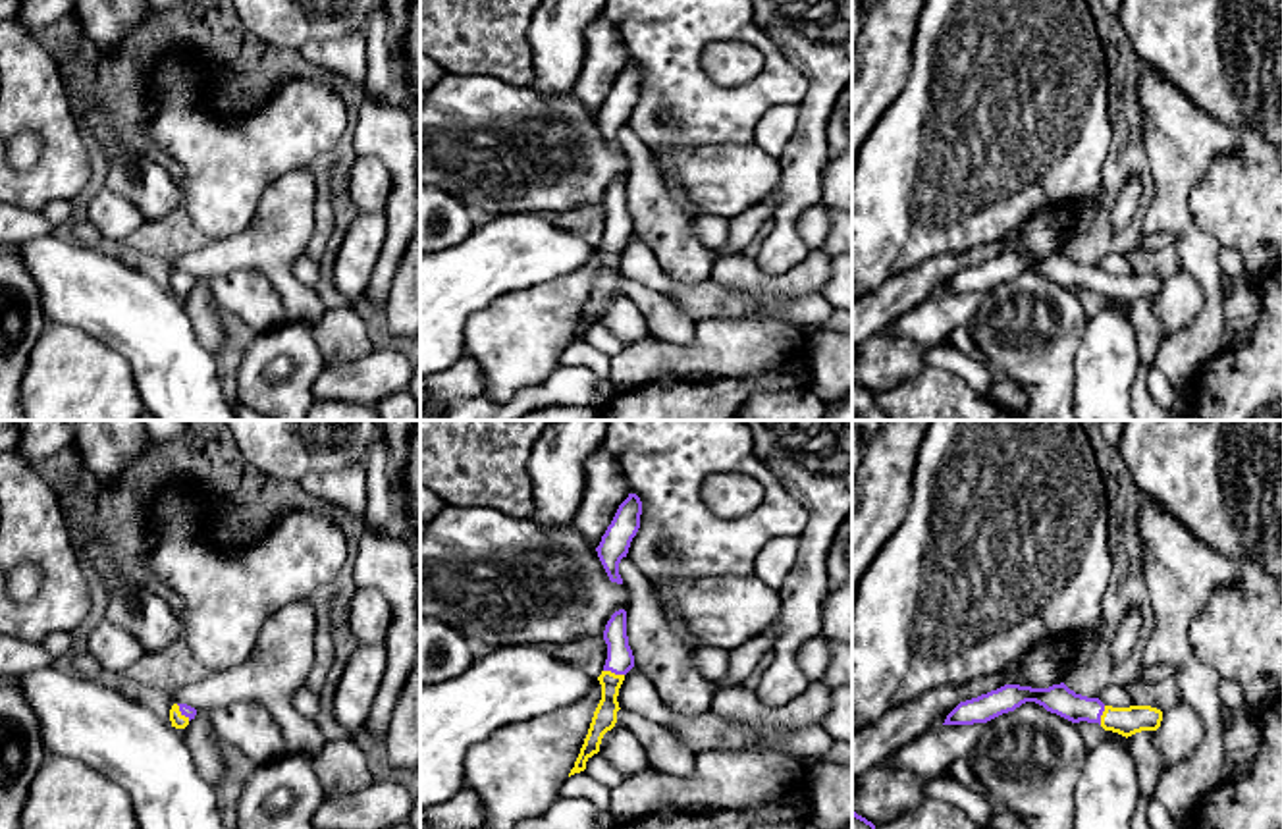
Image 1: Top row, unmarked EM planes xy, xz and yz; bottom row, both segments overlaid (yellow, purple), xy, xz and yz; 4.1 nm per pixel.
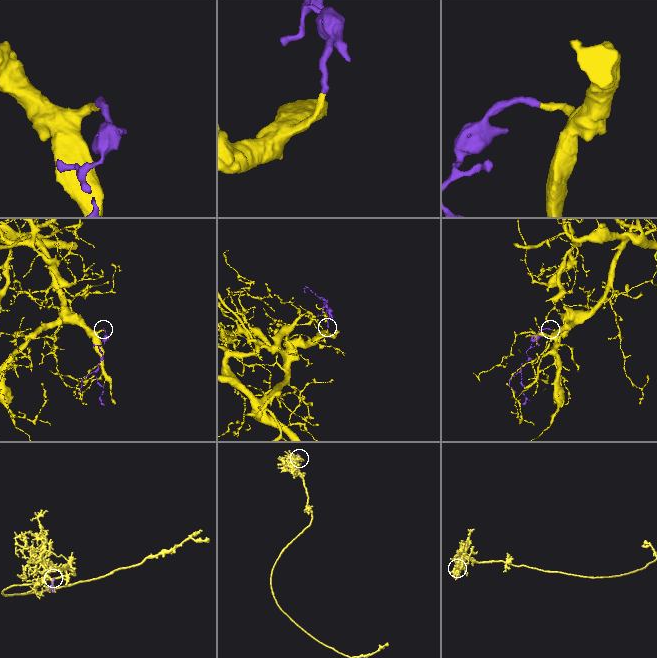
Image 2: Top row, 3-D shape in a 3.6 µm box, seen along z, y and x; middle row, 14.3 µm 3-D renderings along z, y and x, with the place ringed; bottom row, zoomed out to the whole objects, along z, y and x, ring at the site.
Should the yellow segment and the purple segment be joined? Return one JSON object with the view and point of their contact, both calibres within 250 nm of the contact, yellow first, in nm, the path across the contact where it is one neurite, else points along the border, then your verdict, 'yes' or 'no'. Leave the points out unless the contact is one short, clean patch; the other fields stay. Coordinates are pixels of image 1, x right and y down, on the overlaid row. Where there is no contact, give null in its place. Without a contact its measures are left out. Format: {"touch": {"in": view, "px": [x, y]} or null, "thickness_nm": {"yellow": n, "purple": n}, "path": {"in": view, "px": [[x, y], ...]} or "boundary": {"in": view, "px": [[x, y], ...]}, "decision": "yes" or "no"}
{"touch": {"in": "xz", "px": [614, 673]}, "thickness_nm": {"yellow": 100, "purple": 110}, "path": {"in": "xz", "px": [[604, 720], [614, 673], [619, 660]]}, "decision": "yes"}

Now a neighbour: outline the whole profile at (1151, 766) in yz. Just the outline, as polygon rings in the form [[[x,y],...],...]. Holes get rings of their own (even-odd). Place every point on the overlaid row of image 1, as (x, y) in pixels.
[[[1141,731],[1128,736],[1130,752],[1137,763],[1141,794],[1153,798],[1162,773],[1168,769],[1155,748],[1155,731]]]

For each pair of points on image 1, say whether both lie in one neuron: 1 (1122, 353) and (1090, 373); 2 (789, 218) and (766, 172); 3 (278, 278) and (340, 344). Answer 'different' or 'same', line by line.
1: same
2: different
3: different

